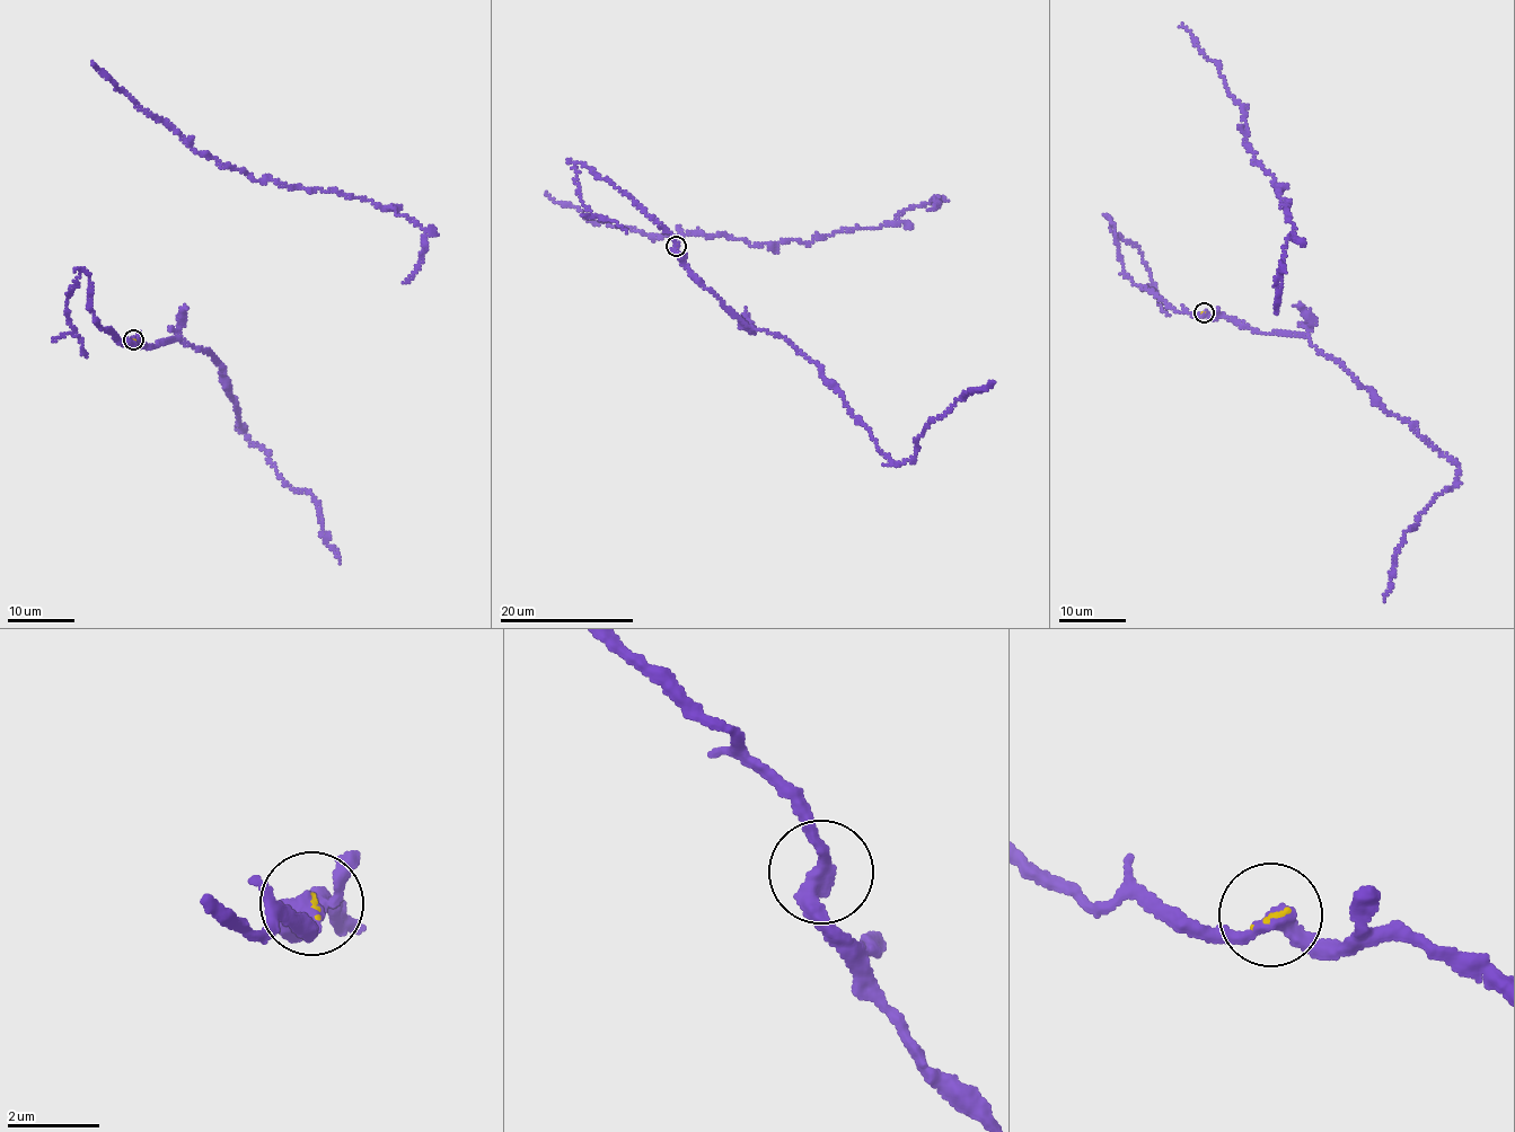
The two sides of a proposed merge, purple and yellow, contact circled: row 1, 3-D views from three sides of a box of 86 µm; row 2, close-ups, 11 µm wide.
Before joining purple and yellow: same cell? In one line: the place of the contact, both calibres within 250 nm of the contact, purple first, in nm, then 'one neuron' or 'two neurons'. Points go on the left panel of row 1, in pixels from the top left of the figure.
(133, 339) | 340/60 nm | two neurons

